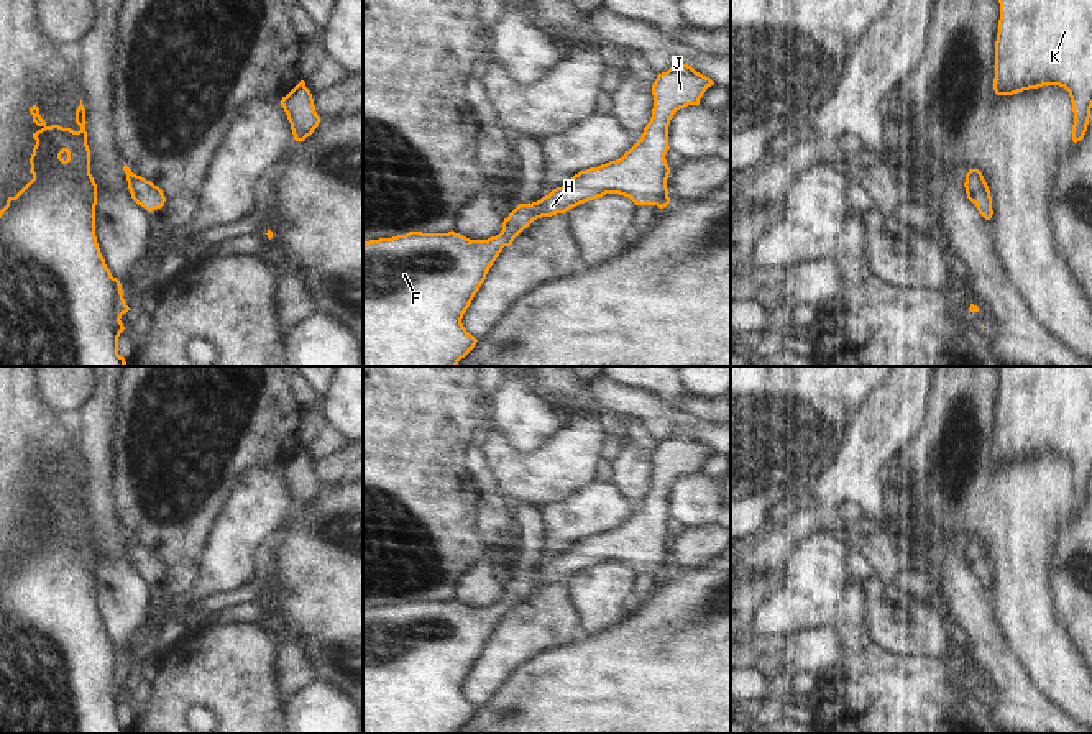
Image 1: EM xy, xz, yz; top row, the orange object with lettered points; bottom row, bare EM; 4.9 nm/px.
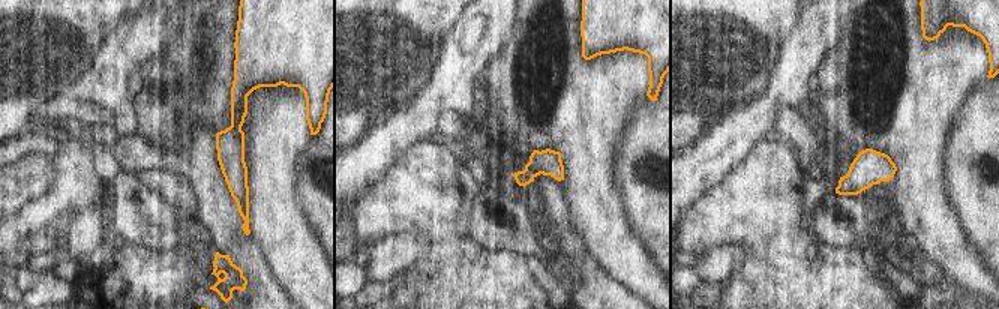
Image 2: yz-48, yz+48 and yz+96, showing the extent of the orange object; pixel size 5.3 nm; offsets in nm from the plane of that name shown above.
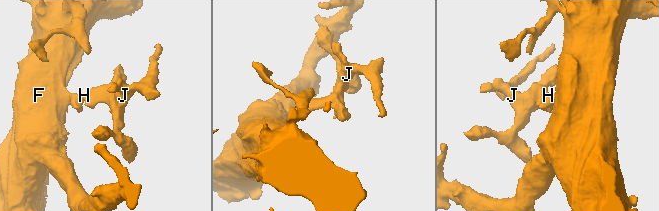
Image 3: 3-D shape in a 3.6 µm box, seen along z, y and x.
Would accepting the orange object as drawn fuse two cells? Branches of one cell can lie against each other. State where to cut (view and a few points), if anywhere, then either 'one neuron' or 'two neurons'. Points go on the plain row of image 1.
cut none; one neuron

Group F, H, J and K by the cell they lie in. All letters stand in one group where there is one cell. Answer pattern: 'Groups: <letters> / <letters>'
Groups: F H J K.

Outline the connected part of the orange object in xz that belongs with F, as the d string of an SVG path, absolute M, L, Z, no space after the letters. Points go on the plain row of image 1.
M677 432L657 443L652 453L652 486L642 506L622 525L575 542L565 553L537 570L519 571L502 589L499 603L470 608L453 598L448 601L409 599L392 606L363 609L363 734L457 734L476 713L461 691L463 681L479 658L486 642L504 614L534 588L567 578L606 562L629 565L635 573L670 571L665 522L668 493L675 479L700 473L714 450L688 432Z

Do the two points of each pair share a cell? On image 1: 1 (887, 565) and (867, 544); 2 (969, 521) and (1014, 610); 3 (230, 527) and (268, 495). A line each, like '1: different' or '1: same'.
1: same
2: same
3: same

